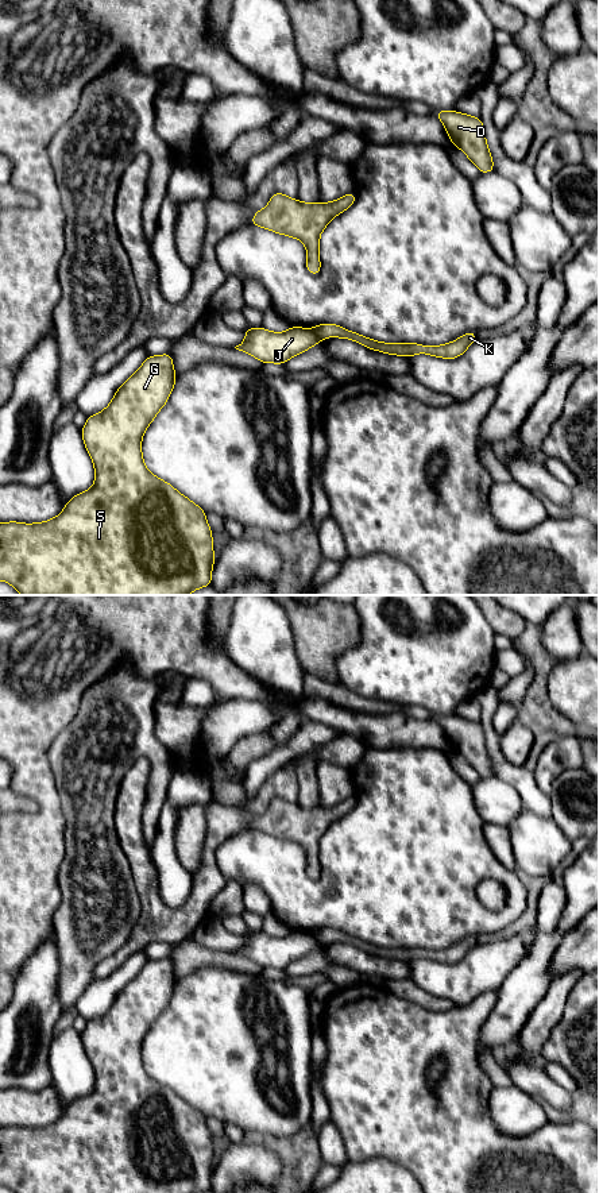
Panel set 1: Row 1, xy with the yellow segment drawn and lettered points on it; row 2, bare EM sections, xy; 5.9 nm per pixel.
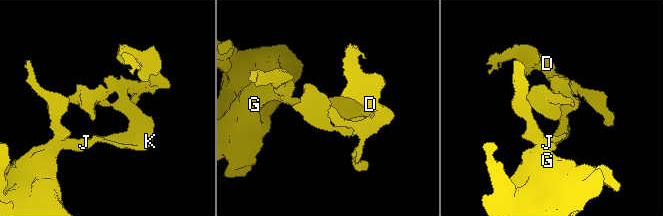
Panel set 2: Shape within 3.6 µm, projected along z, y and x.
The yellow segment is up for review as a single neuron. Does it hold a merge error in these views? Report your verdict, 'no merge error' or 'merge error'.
merge error

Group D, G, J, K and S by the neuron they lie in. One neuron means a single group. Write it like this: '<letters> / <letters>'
D K / G J S

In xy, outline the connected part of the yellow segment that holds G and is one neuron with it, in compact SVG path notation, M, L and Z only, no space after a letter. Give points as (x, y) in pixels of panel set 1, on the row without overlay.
M169 957L147 961L139 974L117 993L111 1008L103 1016L86 1023L81 1039L94 1070L93 1090L88 1096L74 1100L65 1109L61 1119L49 1126L35 1128L0 1127L0 1185L9 1188L13 1193L202 1193L212 1189L212 1173L216 1161L213 1158L212 1134L206 1127L206 1117L170 1088L152 1080L146 1072L142 1059L143 1039L159 1015L167 1008L175 985L173 962Z

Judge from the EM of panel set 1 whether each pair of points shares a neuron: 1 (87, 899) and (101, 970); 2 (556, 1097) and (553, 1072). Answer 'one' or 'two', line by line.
1: two
2: two

